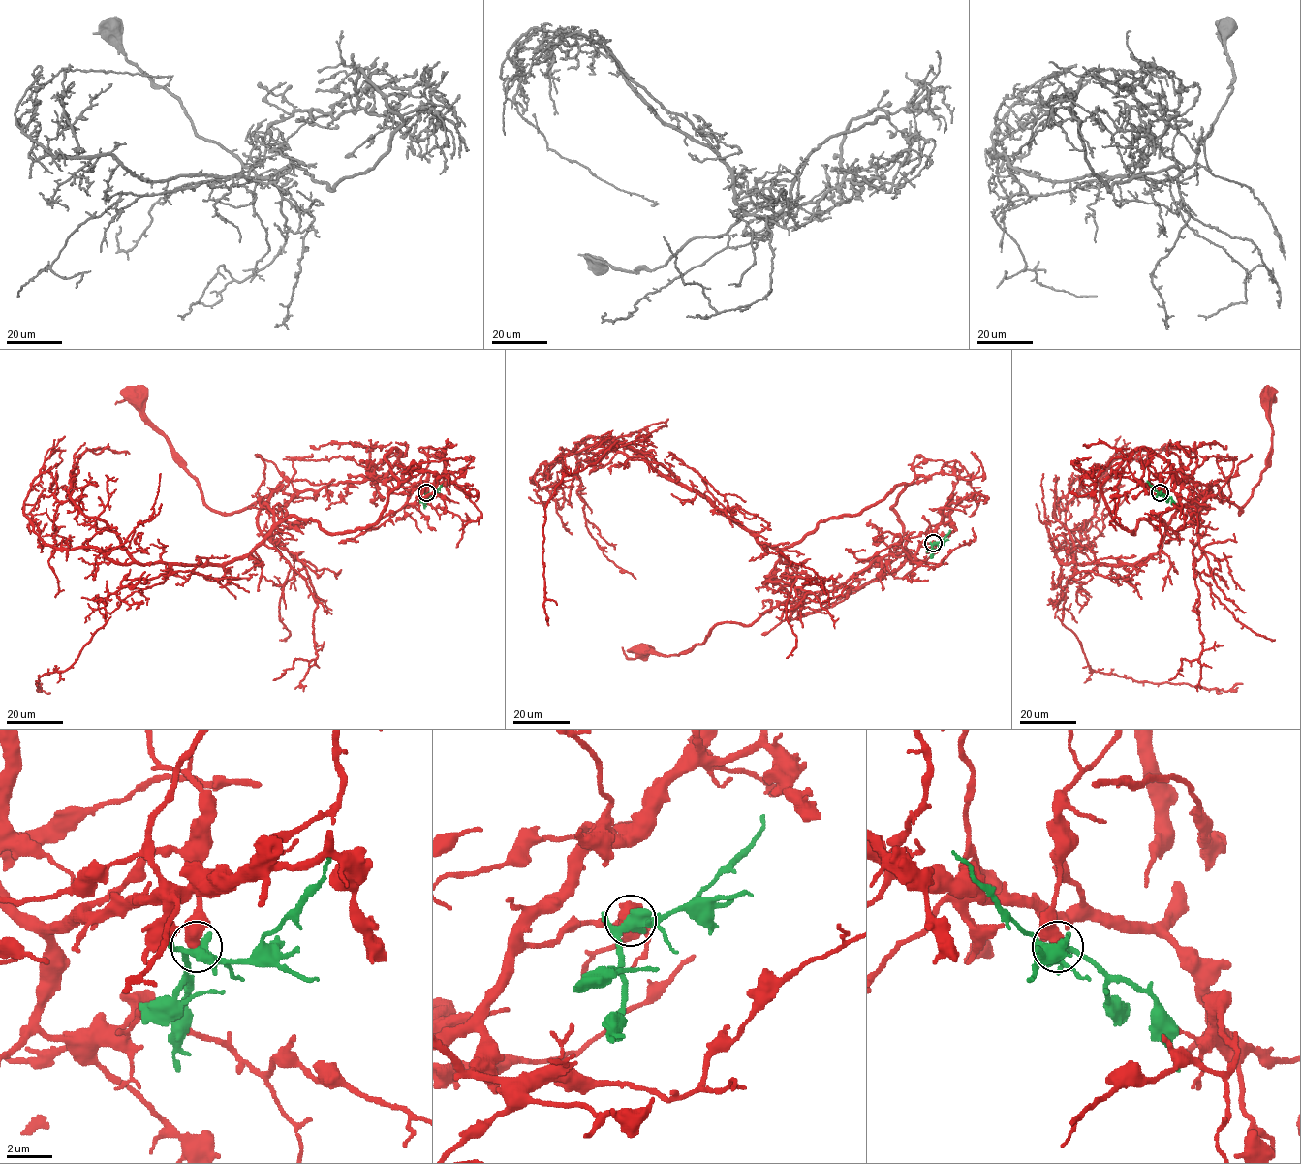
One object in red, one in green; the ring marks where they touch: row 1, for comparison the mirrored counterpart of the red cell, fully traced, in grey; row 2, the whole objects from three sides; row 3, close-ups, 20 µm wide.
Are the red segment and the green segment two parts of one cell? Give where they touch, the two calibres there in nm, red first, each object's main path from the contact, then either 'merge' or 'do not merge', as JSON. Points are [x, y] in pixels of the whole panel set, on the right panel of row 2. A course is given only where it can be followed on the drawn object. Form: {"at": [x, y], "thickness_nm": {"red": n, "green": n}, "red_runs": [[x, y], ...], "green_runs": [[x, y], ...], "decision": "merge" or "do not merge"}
{"at": [1160, 492], "thickness_nm": {"red": 500, "green": 400}, "red_runs": [[1160, 492], [1161, 481], [1173, 487], [1168, 462], [1173, 480], [1219, 488], [1239, 513], [1271, 447], [1266, 397]], "green_runs": [[1160, 492], [1147, 481]], "decision": "do not merge"}

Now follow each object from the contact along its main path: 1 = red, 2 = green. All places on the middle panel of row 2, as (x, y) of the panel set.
1: (933, 543), (912, 556), (877, 557), (832, 590), (783, 602), (751, 624), (718, 623), (679, 654), (642, 649)
2: (933, 543), (940, 541), (950, 530)

